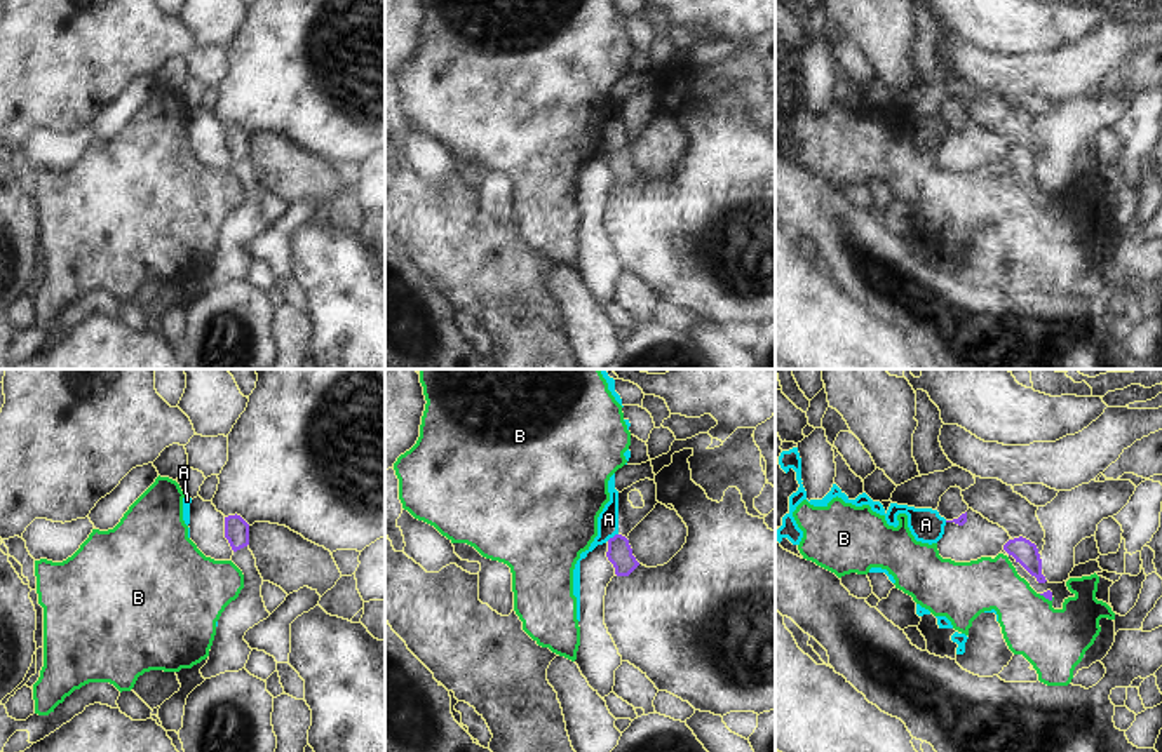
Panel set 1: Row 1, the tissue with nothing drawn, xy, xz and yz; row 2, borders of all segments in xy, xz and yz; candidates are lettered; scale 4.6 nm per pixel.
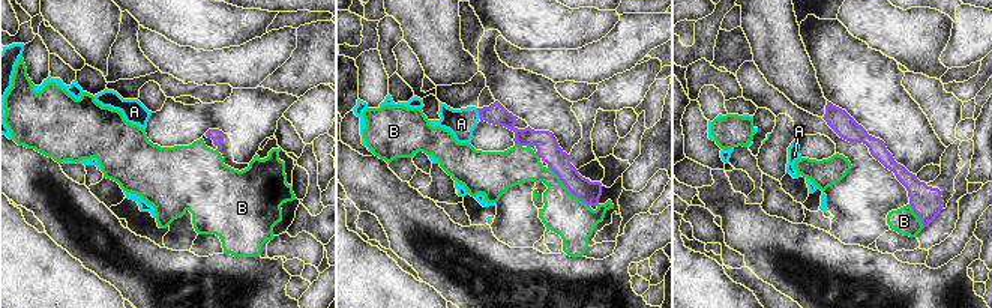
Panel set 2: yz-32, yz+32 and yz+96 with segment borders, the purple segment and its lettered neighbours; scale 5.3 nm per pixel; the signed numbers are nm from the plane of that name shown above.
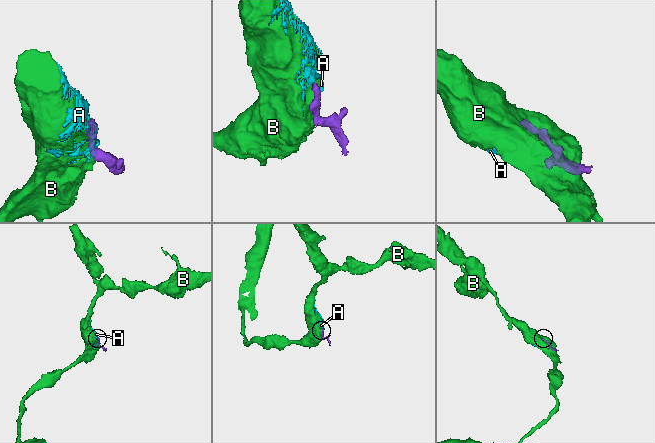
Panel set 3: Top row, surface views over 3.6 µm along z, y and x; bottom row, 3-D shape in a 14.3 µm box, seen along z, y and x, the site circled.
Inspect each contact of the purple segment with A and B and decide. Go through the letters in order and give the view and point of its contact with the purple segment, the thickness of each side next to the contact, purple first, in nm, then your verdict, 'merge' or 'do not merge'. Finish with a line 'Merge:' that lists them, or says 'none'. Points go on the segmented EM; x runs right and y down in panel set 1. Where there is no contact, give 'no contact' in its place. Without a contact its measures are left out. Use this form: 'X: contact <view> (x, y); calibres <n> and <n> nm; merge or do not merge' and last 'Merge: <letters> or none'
A: contact xz (614, 537); calibres 110 and 100 nm; do not merge
B: contact yz (1046, 597); calibres 40 and 300 nm; do not merge
Merge: none

